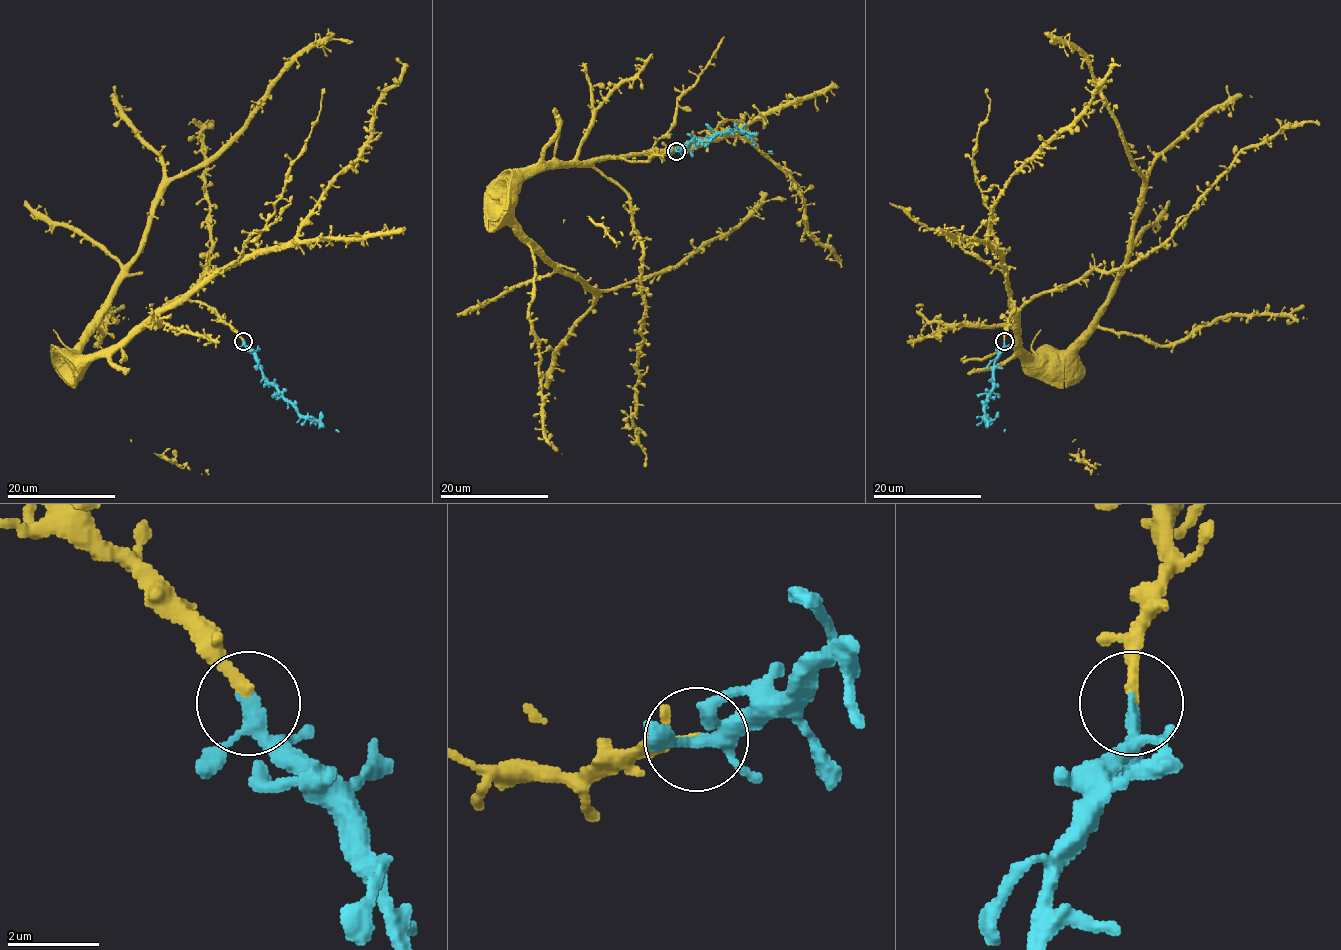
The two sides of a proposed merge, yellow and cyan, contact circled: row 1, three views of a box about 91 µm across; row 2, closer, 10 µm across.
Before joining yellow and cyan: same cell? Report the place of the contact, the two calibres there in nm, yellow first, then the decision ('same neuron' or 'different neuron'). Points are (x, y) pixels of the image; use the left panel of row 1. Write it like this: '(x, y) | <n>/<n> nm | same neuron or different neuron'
(243, 341) | 240/200 nm | same neuron

